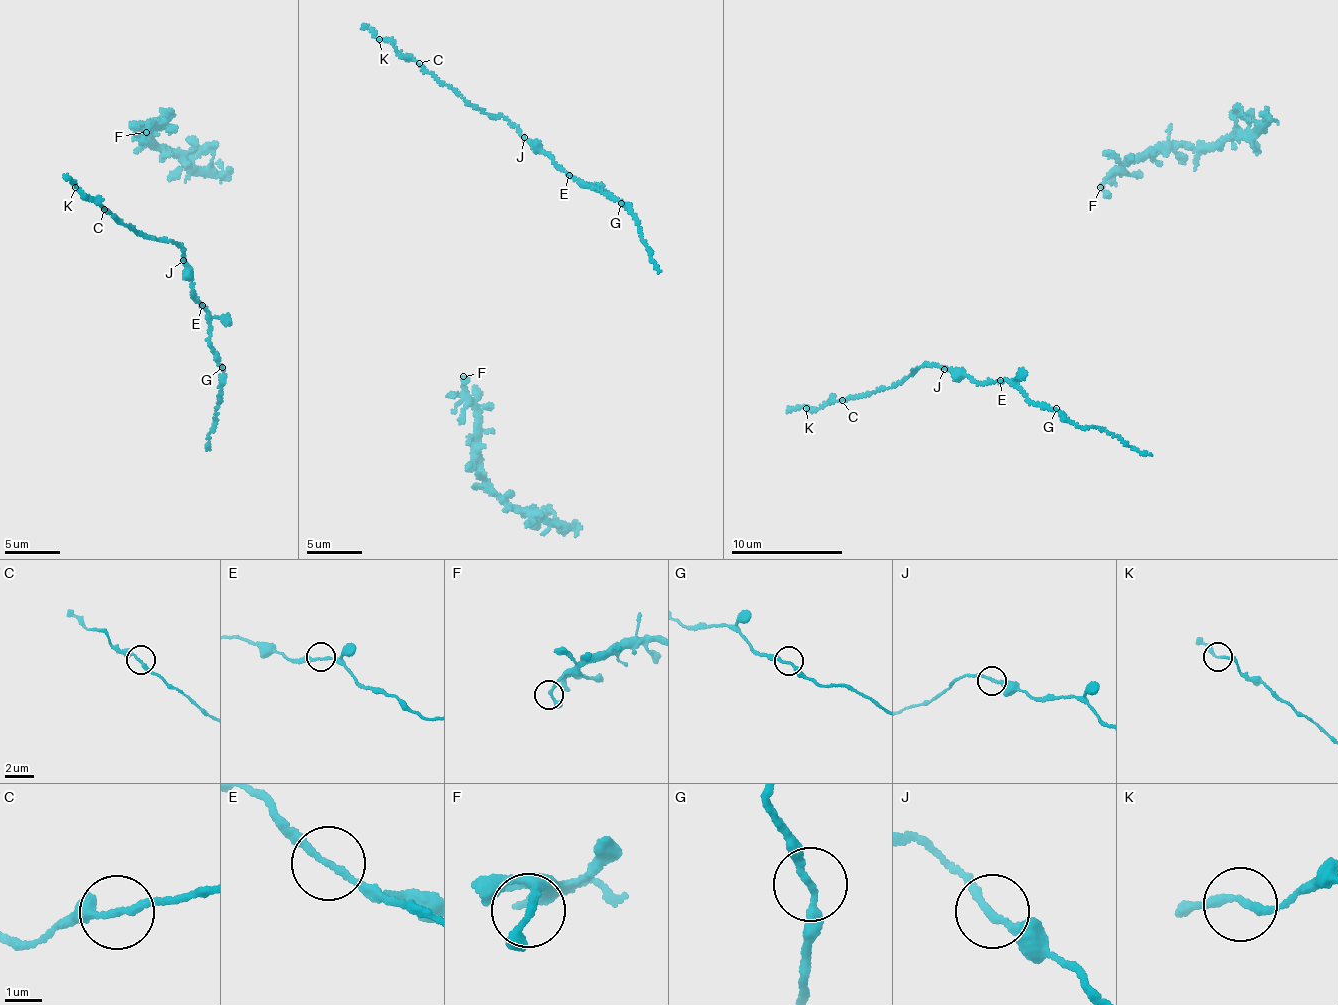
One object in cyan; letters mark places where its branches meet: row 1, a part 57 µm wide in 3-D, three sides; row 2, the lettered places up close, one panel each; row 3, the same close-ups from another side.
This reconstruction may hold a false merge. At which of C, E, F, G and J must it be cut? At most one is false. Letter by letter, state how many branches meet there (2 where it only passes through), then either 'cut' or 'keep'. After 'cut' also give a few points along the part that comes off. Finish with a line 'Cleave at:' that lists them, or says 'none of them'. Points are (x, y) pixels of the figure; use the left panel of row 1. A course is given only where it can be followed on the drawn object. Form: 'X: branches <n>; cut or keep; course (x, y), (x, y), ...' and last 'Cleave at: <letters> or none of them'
C: branches 2; keep
E: branches 2; keep
F: branches 2; keep
G: branches 2; keep
J: branches 2; keep
Cleave at: none of them

